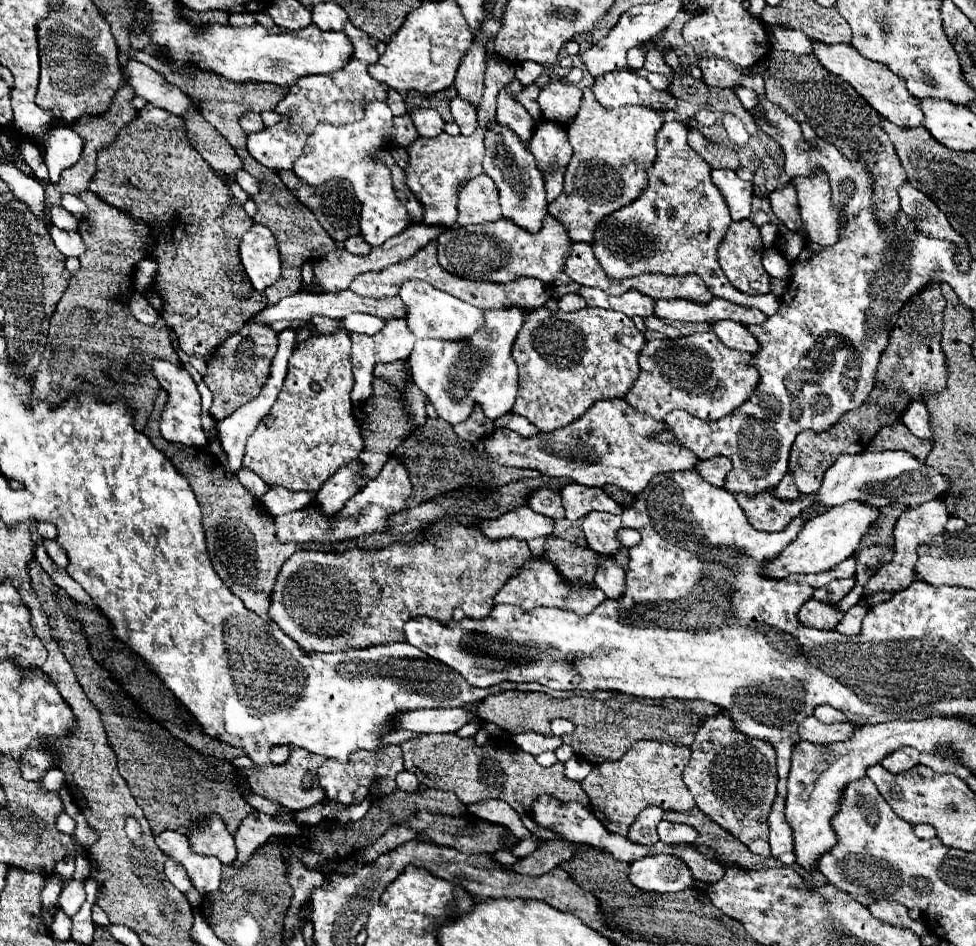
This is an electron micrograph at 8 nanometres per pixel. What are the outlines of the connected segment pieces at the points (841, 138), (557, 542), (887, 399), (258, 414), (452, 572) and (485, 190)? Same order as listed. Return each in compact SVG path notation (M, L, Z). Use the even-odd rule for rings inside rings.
M783 51L771 53L769 69L763 75L765 77L765 95L769 97L771 103L779 105L795 121L809 123L819 139L825 139L827 143L835 145L847 159L863 161L867 165L867 169L871 173L871 179L873 179L873 217L877 219L879 227L885 233L893 233L895 223L897 223L897 215L899 215L899 195L897 195L897 191L907 181L907 175L903 173L905 169L903 169L903 165L901 165L901 161L897 157L895 145L891 143L889 135L881 127L881 115L869 103L865 103L859 93L855 93L855 97L853 97L853 89L851 87L849 89L839 89L841 87L839 83L835 83L835 87L833 87L833 83L827 83L825 75L833 75L833 73L829 73L825 67L821 67L819 59L813 53L811 53L811 59L813 59L811 63L807 63L807 61L795 61L795 59L789 61L787 55L793 55L793 53L783 53Z
M547 539L543 555L557 567L559 573L575 583L592 583L601 557L597 551L589 547L577 547L565 539Z
M929 283L923 287L915 297L911 297L903 309L899 311L897 323L891 331L889 345L881 355L877 373L875 373L875 387L869 393L867 401L849 413L845 413L831 429L823 433L803 431L797 435L791 457L789 457L789 475L795 481L795 487L803 495L811 495L819 489L825 471L837 461L839 455L845 453L863 453L869 441L875 437L881 425L891 425L901 417L901 409L905 409L905 401L909 397L921 397L923 391L933 391L945 387L947 373L945 373L945 357L941 351L941 319L943 319L945 299L937 283Z
M285 329L279 333L279 349L275 353L275 359L273 359L273 365L271 365L271 373L269 373L269 379L267 383L263 385L261 393L249 401L247 405L239 407L237 413L229 415L227 419L219 421L217 423L217 431L221 435L221 443L223 443L223 449L225 449L225 455L227 455L227 465L229 469L233 469L233 473L239 473L239 469L243 467L243 453L245 453L245 443L247 443L247 437L255 431L255 425L259 425L259 419L263 419L263 415L269 413L269 409L273 407L279 391L283 389L283 381L285 381L285 375L287 375L287 361L295 349L295 339L297 339L297 329Z
M445 517L437 523L433 523L429 527L427 533L419 535L415 541L411 543L393 543L385 549L375 549L375 551L365 551L365 549L347 549L343 553L331 553L331 551L311 551L311 549L299 549L293 553L293 557L289 557L275 581L273 587L273 597L271 597L271 605L269 605L269 617L289 635L293 637L301 649L305 653L317 653L317 651L349 651L349 649L365 649L371 645L383 645L383 643L395 643L395 641L405 641L405 631L403 625L413 619L413 617L431 617L435 621L449 621L453 615L453 609L463 609L463 613L469 619L483 619L489 615L489 611L493 609L493 605L489 605L489 597L493 597L493 593L497 593L497 589L501 589L501 585L507 581L507 577L511 577L519 565L523 565L523 561L529 557L529 547L525 541L517 541L517 539L500 539L498 542L485 541L485 537L481 537L481 533L471 531L470 527L461 525L461 521L457 517Z
M481 175L475 181L467 181L463 185L457 207L459 207L457 217L459 225L497 221L501 217L499 193L495 183L487 175Z

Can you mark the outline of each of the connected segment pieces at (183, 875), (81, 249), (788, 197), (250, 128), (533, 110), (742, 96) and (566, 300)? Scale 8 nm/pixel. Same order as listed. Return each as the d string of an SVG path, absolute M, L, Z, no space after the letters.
M167 859L167 863L165 863L165 875L167 875L167 879L169 879L179 891L189 891L189 889L193 889L193 883L191 883L191 879L189 879L189 875L187 875L187 871L185 871L185 867L183 867L181 863L177 863L177 861L173 861L173 859Z
M49 225L49 233L57 249L67 257L81 257L87 249L79 231L61 231L55 225Z
M791 181L783 189L773 191L769 199L777 219L781 219L791 231L797 231L801 227L801 221L799 221L799 209L797 209L797 193Z
M245 111L239 119L239 125L245 129L245 133L253 133L253 131L259 131L265 127L261 121L261 115L253 113L253 111Z
M527 85L519 95L517 99L525 105L525 109L531 113L531 117L537 121L541 121L541 109L539 109L539 103L537 103L537 95L539 95L539 87L537 85Z
M741 87L741 89L737 91L737 97L739 97L739 101L743 103L743 107L745 107L747 111L751 111L751 109L759 103L757 95L755 95L751 89L745 89L745 87Z
M567 293L565 297L559 299L561 311L577 311L577 309L583 309L583 307L585 307L585 299L577 293Z

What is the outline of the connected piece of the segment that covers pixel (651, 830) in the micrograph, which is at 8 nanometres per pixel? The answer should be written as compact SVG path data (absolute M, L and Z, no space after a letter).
M653 806L642 810L635 819L635 823L629 827L627 837L641 845L653 845L659 841L657 837L657 823L662 820L664 810Z

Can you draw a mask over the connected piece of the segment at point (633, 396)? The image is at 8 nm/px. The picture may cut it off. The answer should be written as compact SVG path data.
M709 331L709 333L693 333L687 337L677 339L651 339L645 341L645 347L639 353L639 377L629 389L629 393L623 397L633 409L637 409L643 415L649 415L657 421L663 421L667 413L673 409L683 409L699 419L721 419L735 411L741 403L745 403L753 389L757 387L757 371L751 363L751 353L741 353L735 349L729 349L721 345L721 341Z

